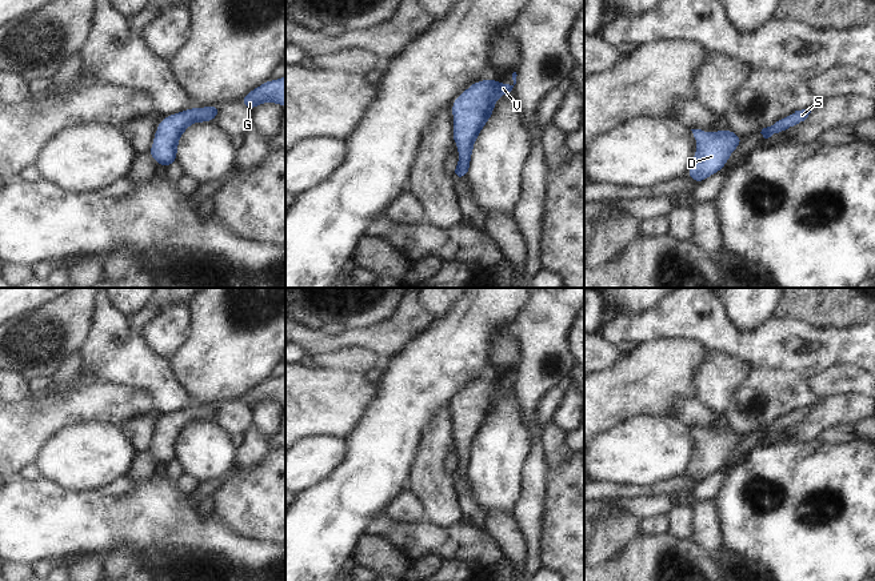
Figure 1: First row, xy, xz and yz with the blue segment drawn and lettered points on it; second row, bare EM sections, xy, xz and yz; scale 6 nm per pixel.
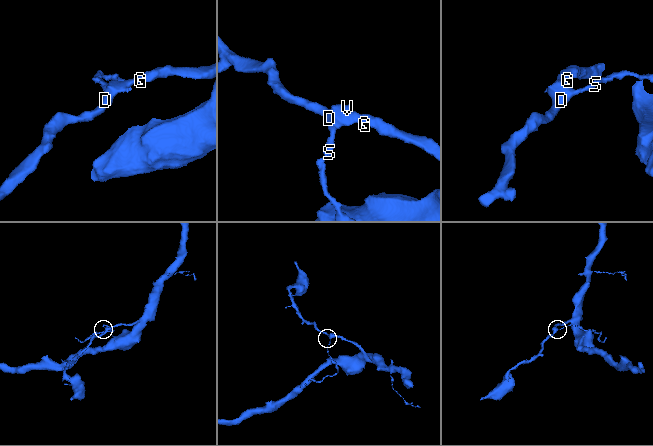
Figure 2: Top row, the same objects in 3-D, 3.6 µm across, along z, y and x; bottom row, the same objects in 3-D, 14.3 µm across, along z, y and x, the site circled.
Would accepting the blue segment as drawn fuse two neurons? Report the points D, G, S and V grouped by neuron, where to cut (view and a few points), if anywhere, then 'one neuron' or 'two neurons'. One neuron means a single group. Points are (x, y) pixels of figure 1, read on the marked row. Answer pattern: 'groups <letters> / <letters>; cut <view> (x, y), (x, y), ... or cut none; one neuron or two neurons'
groups D G S V; cut none; one neuron

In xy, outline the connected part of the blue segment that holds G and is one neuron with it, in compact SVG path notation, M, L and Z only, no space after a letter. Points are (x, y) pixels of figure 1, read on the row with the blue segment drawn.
M285 76L277 80L267 80L261 85L257 85L255 89L249 91L244 97L240 99L240 103L253 112L259 104L275 103L279 107L285 105Z

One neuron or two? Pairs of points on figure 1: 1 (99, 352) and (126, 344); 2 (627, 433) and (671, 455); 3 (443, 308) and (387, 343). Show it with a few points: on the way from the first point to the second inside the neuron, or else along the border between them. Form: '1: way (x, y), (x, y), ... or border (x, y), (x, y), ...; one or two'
1: way (106, 352), (119, 351); one
2: way (638, 444), (643, 449), (660, 449); one
3: border (422, 301), (438, 319); two

